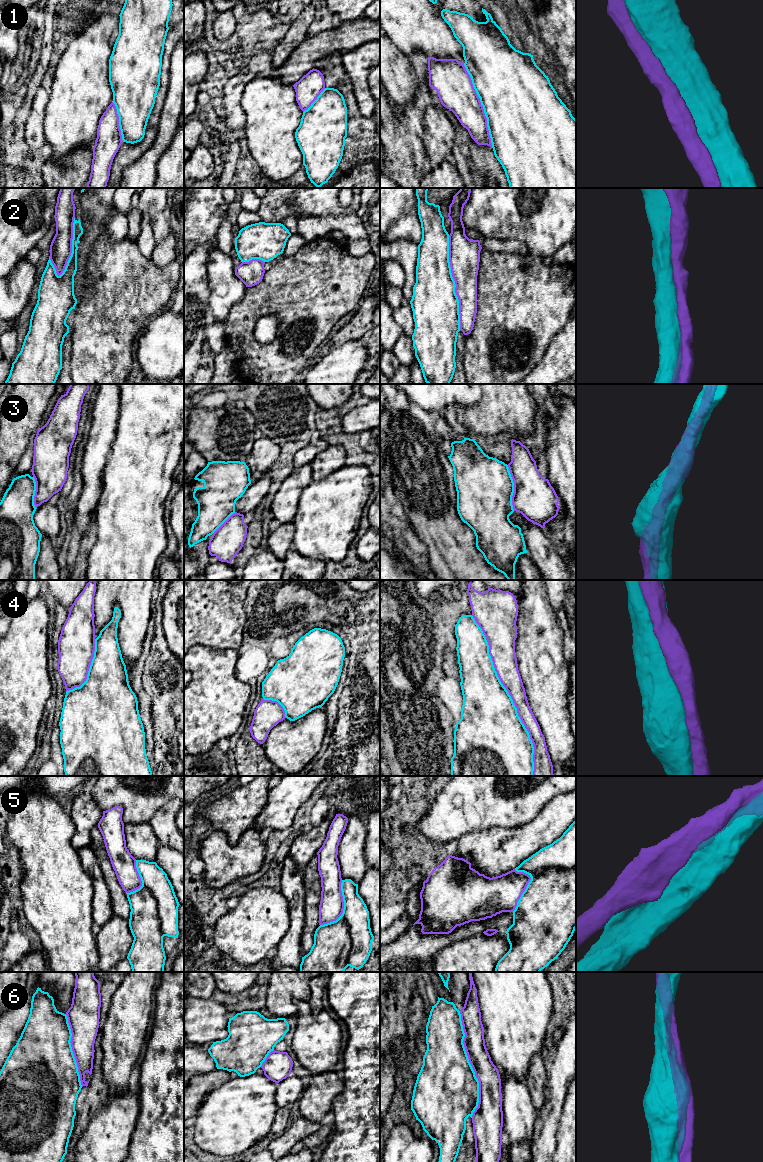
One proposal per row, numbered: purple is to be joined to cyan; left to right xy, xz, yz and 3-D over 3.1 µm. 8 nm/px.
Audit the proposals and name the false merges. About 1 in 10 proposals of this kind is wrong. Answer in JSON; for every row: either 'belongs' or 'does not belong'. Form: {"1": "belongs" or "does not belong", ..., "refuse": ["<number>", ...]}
{"1": "belongs", "2": "belongs", "3": "does not belong", "4": "does not belong", "5": "does not belong", "6": "belongs", "refuse": ["3", "4", "5"]}

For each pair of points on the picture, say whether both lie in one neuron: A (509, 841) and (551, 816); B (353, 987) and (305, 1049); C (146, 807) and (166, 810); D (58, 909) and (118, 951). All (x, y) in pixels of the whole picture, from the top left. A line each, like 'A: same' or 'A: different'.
A: same
B: different
C: different
D: different

